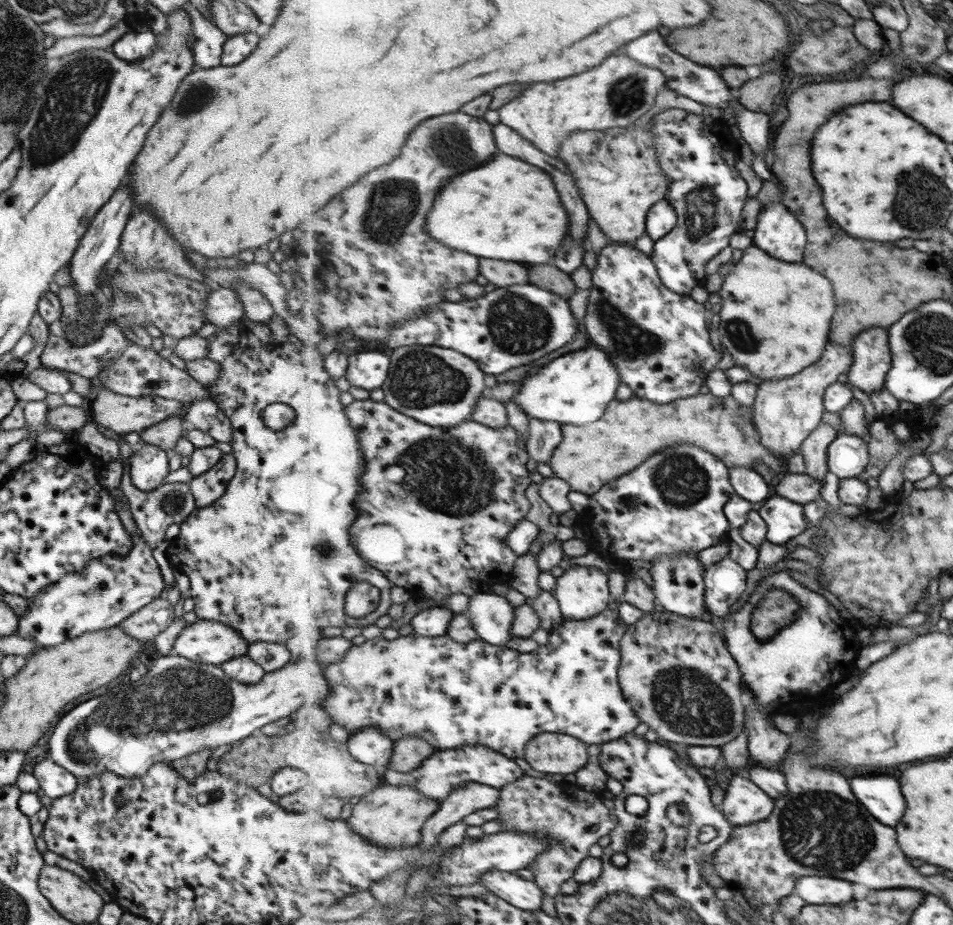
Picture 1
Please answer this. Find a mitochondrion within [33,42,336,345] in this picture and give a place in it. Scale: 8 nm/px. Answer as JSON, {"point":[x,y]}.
{"point":[196,99]}

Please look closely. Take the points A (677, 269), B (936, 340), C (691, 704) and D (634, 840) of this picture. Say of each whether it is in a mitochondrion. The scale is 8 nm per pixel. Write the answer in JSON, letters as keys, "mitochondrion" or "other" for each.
{"A":"other","B":"mitochondrion","C":"mitochondrion","D":"other"}

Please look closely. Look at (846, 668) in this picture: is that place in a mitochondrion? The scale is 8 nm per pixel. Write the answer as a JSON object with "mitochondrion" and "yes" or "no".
{"mitochondrion":"no"}

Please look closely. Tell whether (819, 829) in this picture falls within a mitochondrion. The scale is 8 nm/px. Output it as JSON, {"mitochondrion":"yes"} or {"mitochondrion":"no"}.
{"mitochondrion":"yes"}

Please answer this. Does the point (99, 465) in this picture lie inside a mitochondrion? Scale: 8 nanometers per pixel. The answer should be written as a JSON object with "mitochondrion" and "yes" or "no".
{"mitochondrion":"no"}

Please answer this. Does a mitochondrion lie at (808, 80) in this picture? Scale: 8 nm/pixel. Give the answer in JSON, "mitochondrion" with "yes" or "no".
{"mitochondrion":"no"}

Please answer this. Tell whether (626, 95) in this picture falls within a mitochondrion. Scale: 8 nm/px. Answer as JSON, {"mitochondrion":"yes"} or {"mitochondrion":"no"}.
{"mitochondrion":"yes"}

